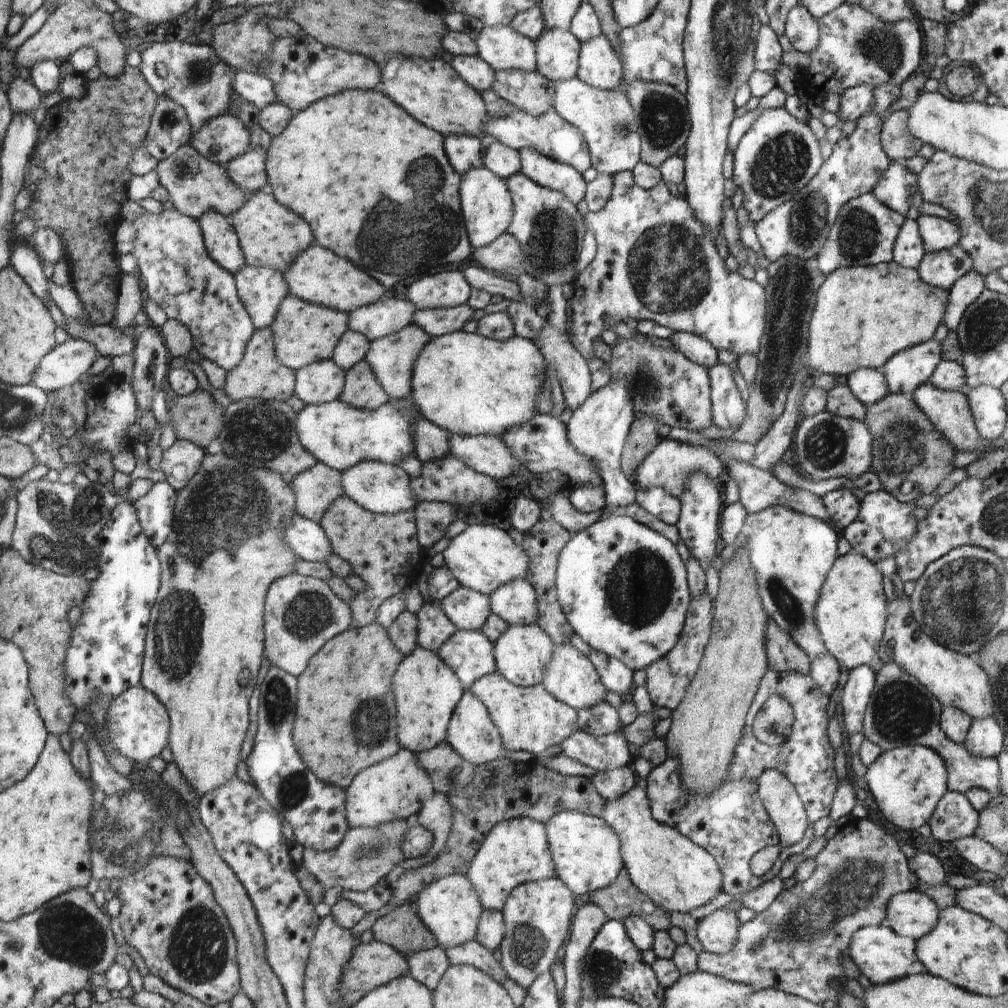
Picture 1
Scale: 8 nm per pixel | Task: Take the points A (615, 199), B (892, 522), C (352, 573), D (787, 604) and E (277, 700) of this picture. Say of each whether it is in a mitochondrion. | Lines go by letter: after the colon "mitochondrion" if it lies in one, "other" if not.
A: other
B: other
C: other
D: mitochondrion
E: mitochondrion

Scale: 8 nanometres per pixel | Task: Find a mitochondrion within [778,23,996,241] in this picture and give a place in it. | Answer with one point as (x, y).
(884, 48)

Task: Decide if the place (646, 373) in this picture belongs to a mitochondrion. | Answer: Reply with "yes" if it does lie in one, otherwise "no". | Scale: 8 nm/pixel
yes

